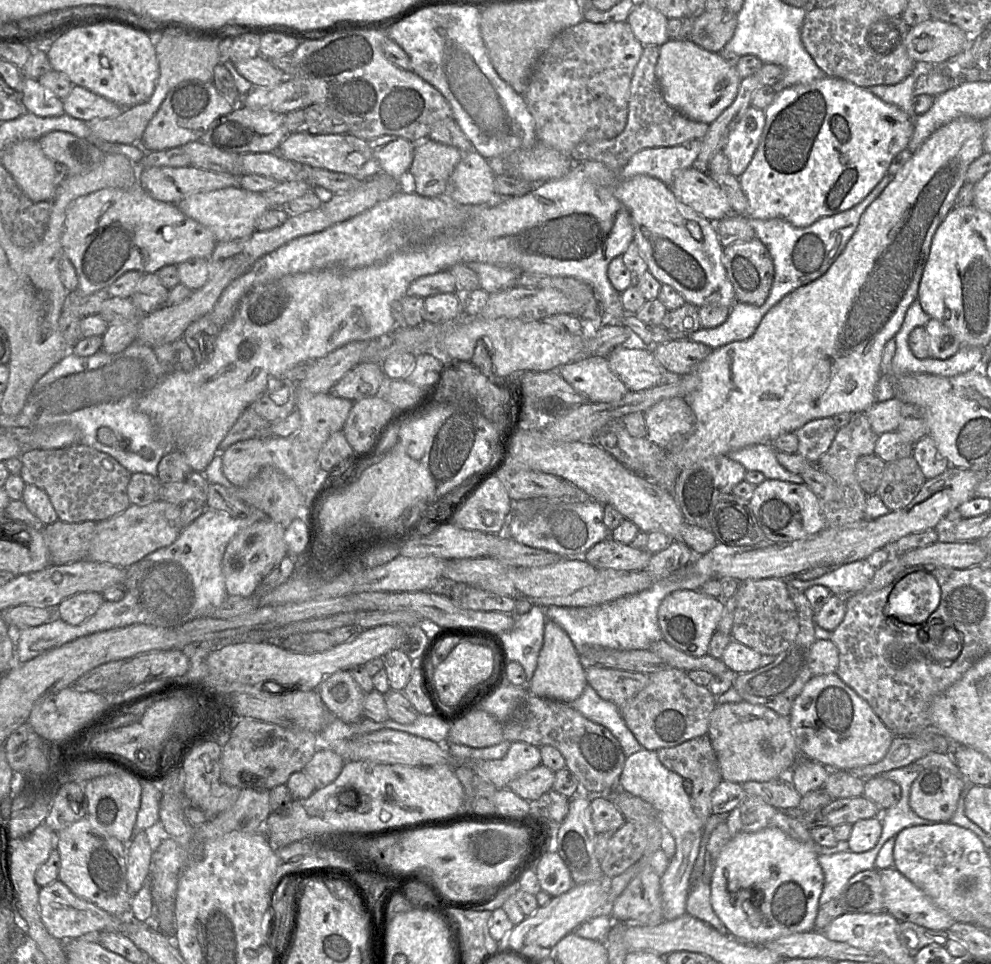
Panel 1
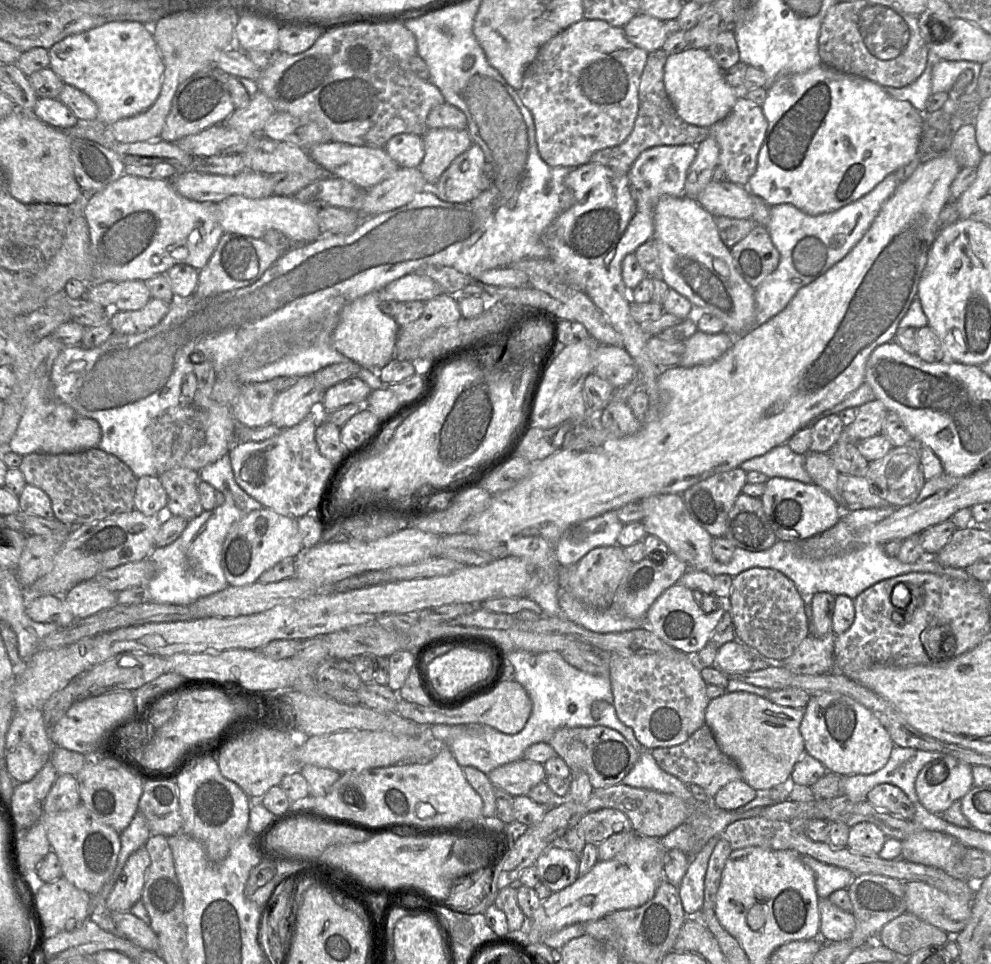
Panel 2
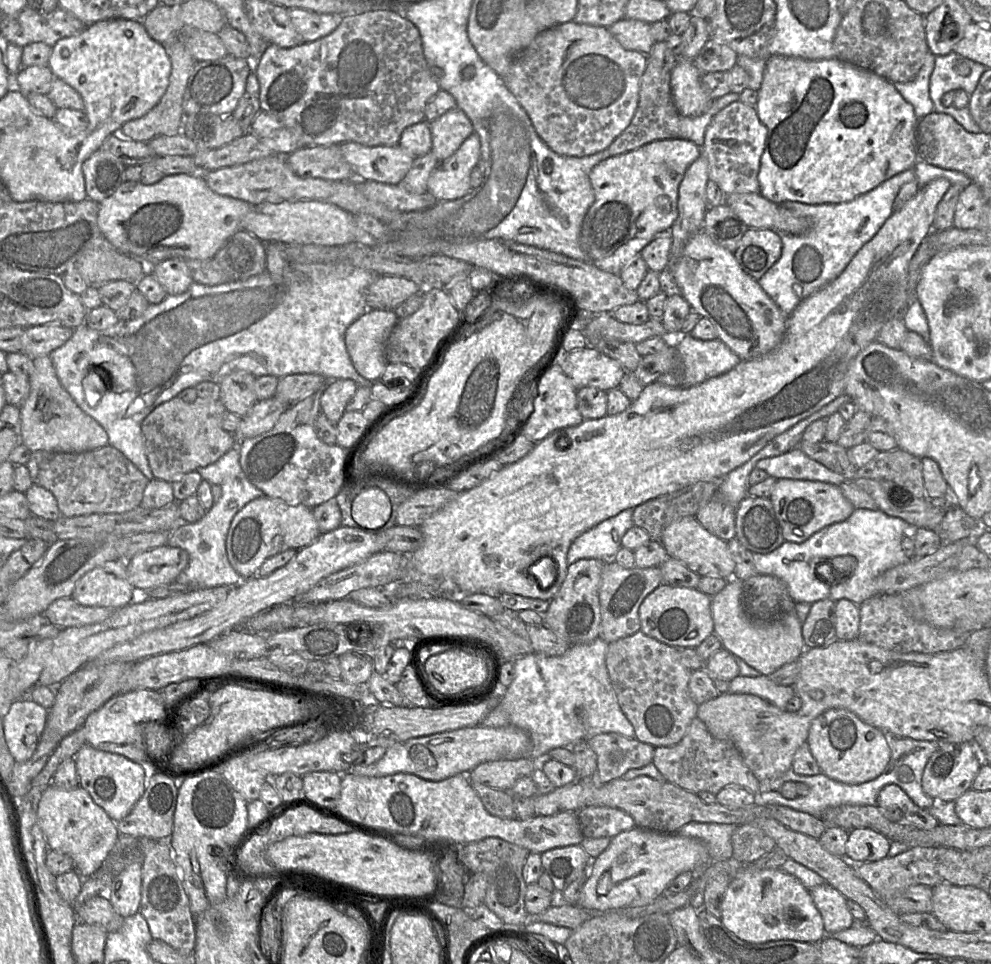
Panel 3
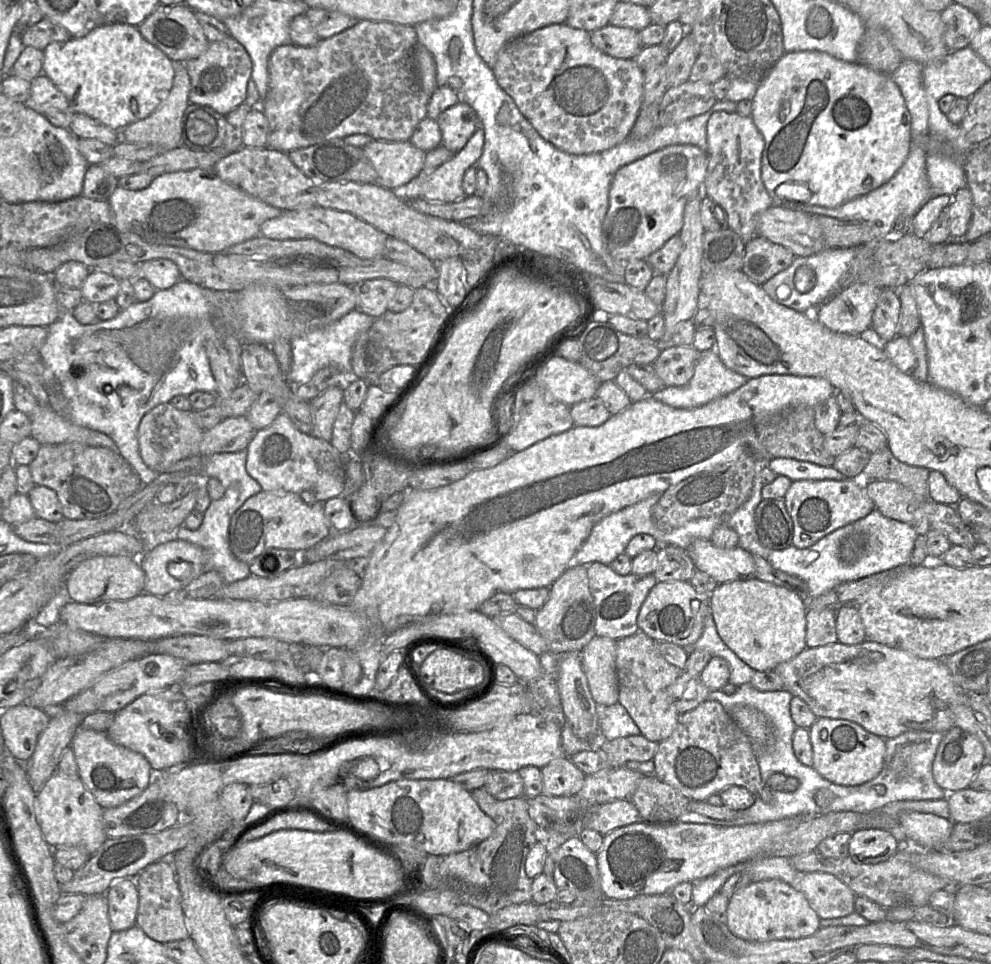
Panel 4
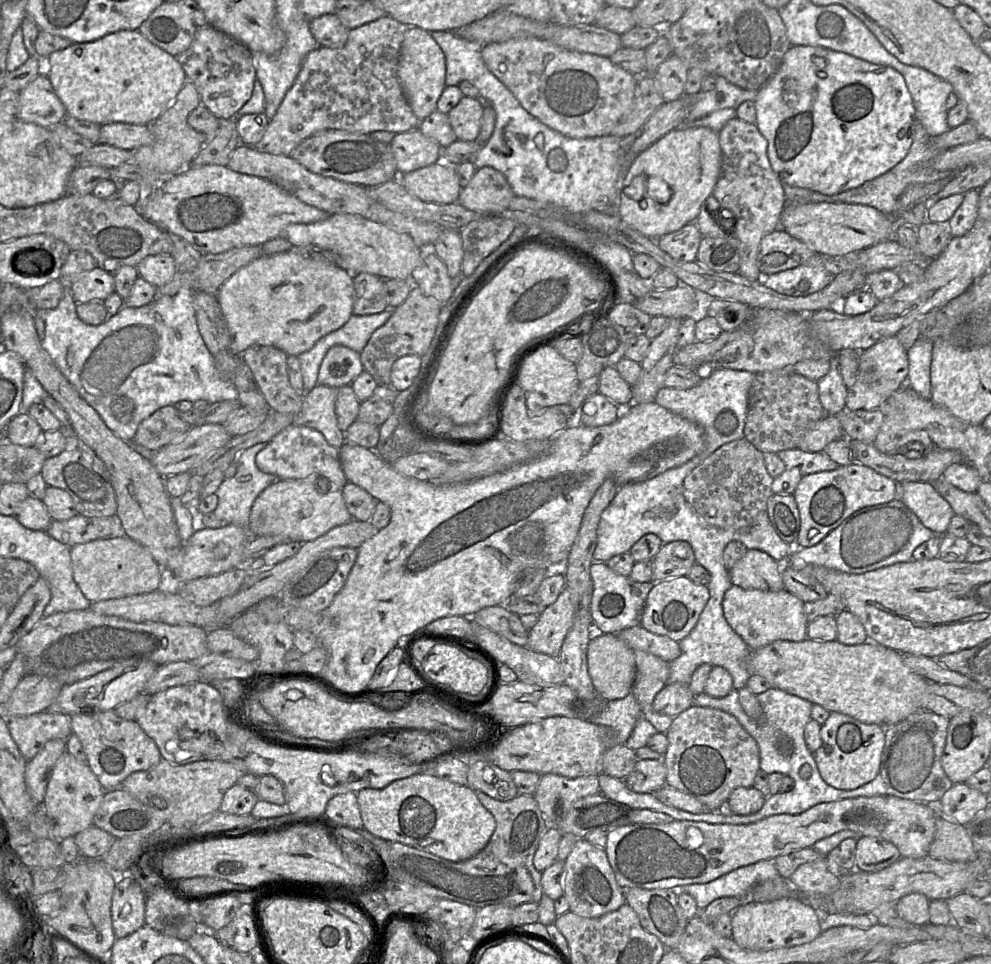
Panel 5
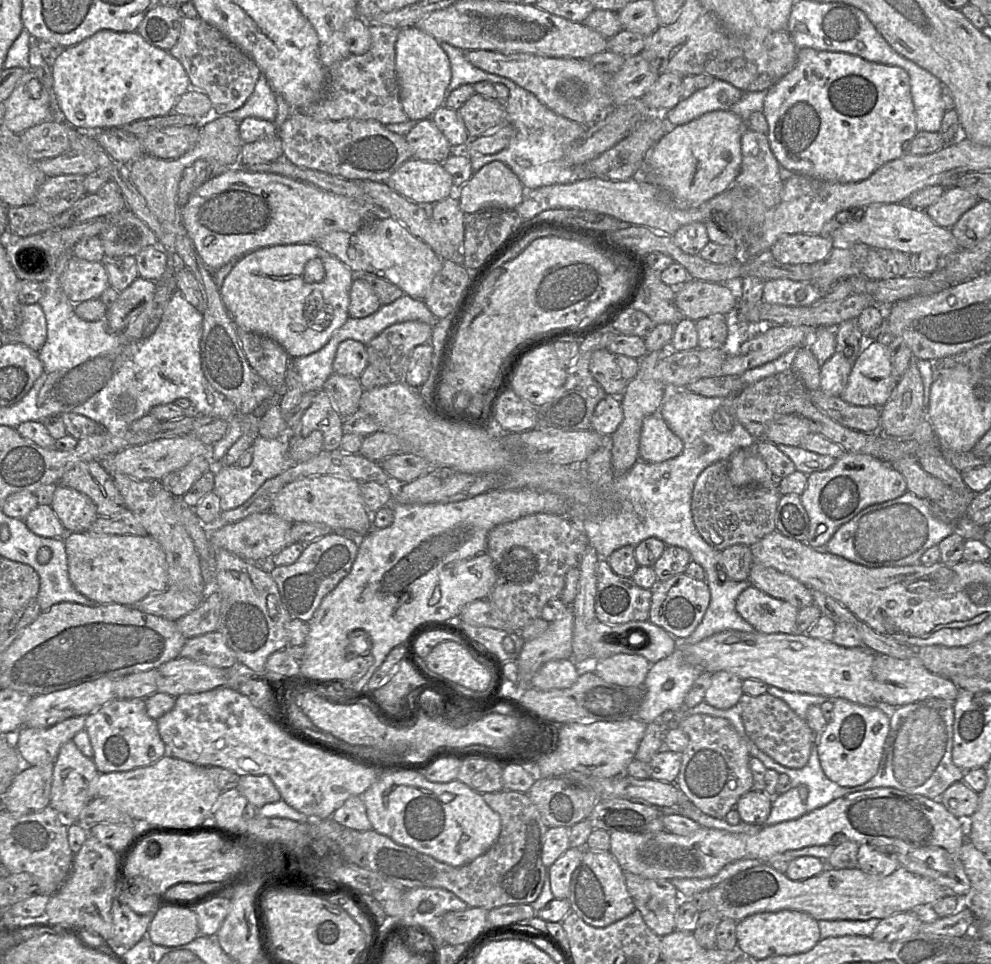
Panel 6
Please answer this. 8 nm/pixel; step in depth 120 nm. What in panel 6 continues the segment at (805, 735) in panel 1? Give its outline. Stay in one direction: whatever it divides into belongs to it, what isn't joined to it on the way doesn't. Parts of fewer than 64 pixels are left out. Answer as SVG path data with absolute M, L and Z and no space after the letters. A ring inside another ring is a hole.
M843 698L835 699L833 716L817 740L817 752L825 775L842 787L855 787L871 780L878 772L889 727L890 712L885 707L868 707Z

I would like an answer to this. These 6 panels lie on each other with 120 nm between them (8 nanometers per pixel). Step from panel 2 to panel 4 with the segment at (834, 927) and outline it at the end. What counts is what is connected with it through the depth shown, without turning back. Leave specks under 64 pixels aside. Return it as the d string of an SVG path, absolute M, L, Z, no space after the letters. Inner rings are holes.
M824 872L800 873L796 888L804 894L820 919L841 918L855 912L855 893L832 874Z

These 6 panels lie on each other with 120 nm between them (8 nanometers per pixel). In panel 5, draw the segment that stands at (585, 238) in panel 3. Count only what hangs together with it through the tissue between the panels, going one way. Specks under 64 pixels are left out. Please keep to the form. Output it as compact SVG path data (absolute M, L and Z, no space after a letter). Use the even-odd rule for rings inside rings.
M678 127L640 153L623 182L618 216L643 235L658 240L695 222L701 206L712 195L721 171L718 132L706 127Z

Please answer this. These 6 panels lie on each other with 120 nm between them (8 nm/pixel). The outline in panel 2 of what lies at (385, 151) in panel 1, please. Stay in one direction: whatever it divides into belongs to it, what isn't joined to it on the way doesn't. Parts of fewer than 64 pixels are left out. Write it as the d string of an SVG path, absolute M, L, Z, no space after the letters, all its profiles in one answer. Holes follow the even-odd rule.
M409 133L394 135L383 148L398 167L418 167L424 157L423 139L420 135Z

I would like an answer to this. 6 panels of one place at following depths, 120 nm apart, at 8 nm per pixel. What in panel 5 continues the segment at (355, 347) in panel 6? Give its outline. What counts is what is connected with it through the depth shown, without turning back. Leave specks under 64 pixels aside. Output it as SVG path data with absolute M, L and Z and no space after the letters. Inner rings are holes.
M335 345L321 362L317 385L339 389L351 385L363 371L359 353L345 346Z

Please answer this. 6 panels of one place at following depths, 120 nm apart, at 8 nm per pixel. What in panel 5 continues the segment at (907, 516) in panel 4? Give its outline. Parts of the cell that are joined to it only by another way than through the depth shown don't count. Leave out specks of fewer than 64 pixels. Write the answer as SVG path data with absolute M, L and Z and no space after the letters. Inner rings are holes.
M931 482L898 483L898 498L936 535L945 535L955 516L950 504Z

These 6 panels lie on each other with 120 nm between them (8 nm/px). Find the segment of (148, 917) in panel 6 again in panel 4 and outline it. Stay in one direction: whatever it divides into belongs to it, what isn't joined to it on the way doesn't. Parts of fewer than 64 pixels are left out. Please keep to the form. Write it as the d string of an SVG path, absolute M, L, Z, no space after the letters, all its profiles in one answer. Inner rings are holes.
M127 876L124 880L114 883L105 893L113 932L125 931L136 925L139 900L133 877L136 876Z

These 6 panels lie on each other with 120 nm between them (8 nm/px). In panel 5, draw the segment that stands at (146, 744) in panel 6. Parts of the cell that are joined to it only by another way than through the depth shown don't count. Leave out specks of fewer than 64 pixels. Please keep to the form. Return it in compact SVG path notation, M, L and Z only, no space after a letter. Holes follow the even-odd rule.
M114 710L94 714L71 715L72 733L76 735L86 754L86 763L98 779L102 788L113 790L132 773L149 770L159 764L160 751L135 720L120 718Z

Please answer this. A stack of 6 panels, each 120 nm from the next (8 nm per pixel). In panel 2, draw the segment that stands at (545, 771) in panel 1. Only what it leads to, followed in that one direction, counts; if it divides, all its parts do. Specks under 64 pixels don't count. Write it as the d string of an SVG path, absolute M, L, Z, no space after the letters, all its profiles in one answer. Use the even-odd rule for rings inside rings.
M520 759L501 765L487 774L495 788L501 788L512 796L527 795L540 782L545 782L544 765L528 759Z

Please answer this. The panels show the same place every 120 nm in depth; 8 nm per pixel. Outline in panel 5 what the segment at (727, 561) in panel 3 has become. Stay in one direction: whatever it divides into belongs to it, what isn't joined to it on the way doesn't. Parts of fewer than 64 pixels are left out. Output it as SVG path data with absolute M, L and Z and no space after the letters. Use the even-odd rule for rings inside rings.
M748 549L745 555L729 571L733 585L744 589L777 592L784 590L783 564L767 553Z

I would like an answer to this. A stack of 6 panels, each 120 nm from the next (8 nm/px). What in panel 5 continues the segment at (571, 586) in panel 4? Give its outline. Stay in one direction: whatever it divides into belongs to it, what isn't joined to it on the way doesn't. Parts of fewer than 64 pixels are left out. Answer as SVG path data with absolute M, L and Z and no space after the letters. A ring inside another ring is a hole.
M565 587L557 600L539 614L537 623L529 630L526 646L558 658L564 639L573 625L575 613L571 592Z

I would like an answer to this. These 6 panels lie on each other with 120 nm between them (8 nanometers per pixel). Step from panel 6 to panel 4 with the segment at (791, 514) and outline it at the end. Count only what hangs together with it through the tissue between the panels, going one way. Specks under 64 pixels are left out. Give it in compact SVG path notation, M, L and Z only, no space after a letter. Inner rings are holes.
M784 498L763 499L755 511L760 543L773 551L788 548L793 541L793 521Z

